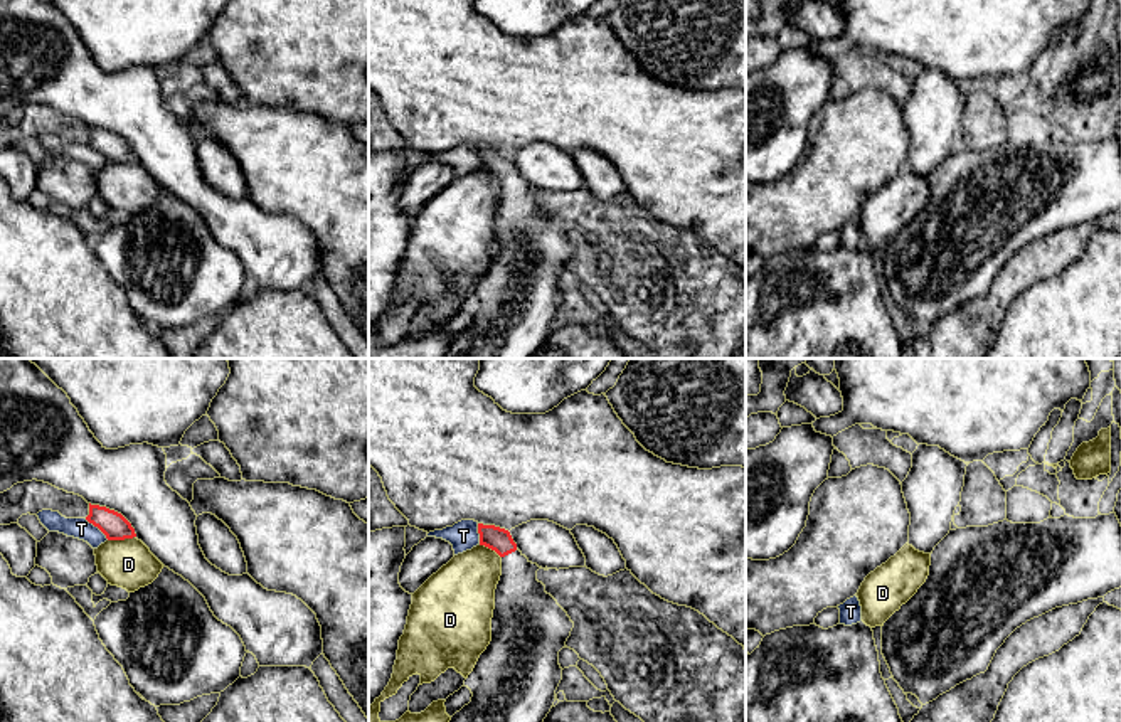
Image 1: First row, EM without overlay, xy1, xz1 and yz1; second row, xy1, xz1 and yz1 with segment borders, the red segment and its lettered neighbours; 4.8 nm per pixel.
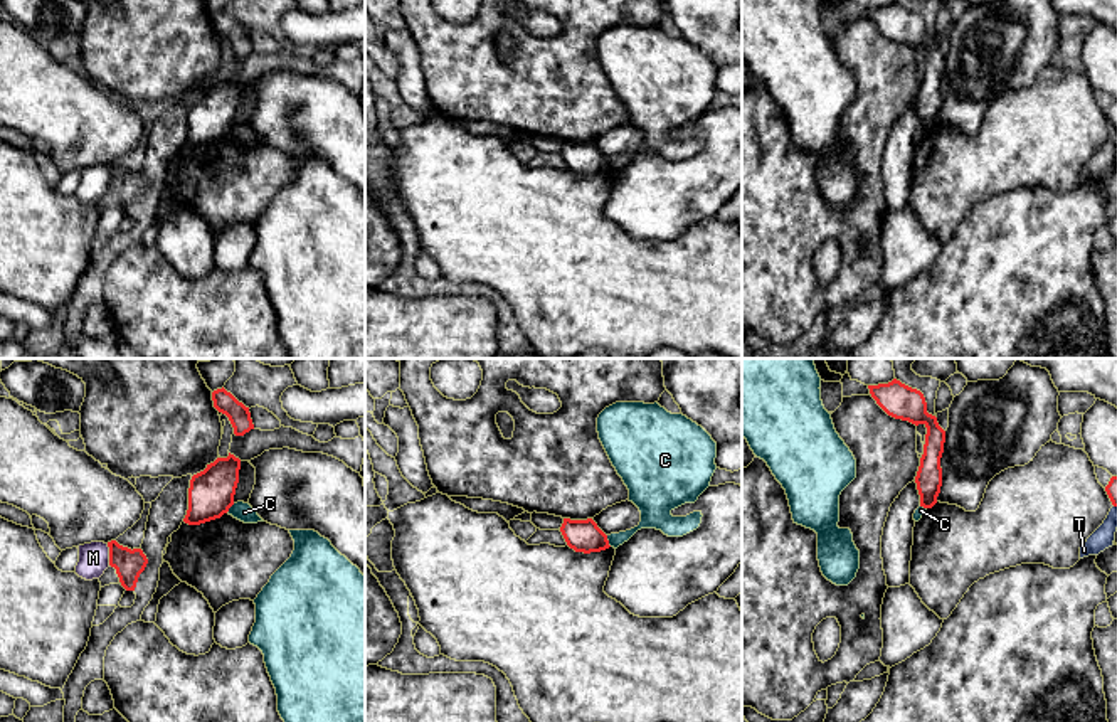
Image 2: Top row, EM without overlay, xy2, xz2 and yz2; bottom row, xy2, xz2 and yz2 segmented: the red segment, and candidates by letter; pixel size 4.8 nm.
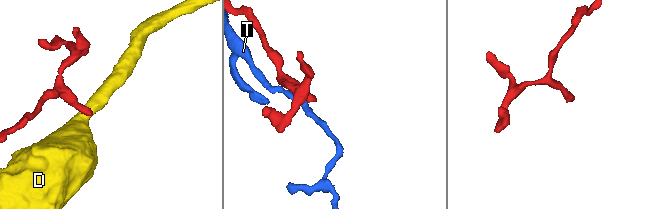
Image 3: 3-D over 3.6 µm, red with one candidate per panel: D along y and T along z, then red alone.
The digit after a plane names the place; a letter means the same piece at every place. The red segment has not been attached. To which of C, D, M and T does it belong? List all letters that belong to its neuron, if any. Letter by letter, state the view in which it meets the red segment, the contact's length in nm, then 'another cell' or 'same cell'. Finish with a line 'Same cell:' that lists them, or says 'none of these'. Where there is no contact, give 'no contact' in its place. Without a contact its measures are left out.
C: contact in xz2; length 60 nm; another cell
D: contact in xy1; length 140 nm; another cell
M: contact in xy2; length 110 nm; another cell
T: contact in xy1; length 160 nm; another cell
Same cell: none of these

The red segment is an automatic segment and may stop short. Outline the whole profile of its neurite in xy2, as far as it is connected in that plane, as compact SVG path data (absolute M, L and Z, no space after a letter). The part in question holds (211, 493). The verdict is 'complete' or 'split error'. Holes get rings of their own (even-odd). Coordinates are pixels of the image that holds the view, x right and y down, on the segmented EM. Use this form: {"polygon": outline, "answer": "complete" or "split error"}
{"polygon": "M229 453L190 480L188 510L183 518L188 525L200 525L220 518L234 505L239 483L241 459Z", "answer": "complete"}

